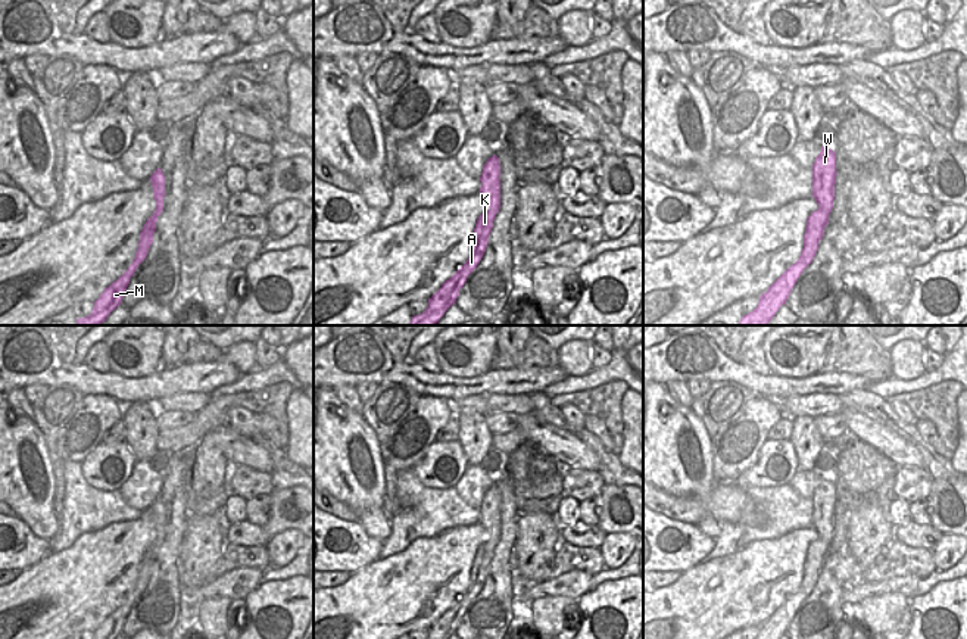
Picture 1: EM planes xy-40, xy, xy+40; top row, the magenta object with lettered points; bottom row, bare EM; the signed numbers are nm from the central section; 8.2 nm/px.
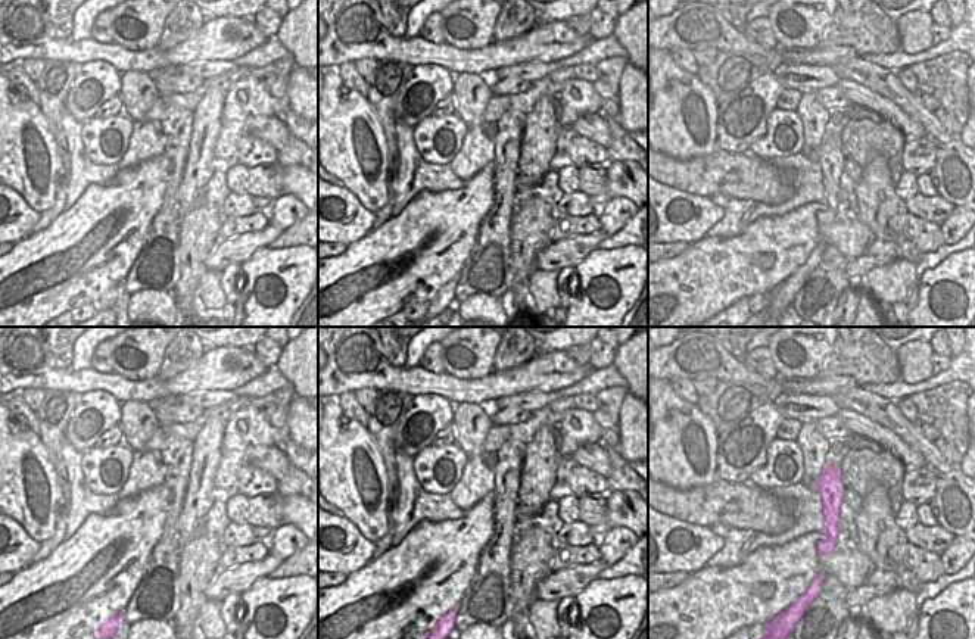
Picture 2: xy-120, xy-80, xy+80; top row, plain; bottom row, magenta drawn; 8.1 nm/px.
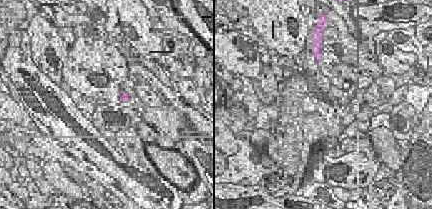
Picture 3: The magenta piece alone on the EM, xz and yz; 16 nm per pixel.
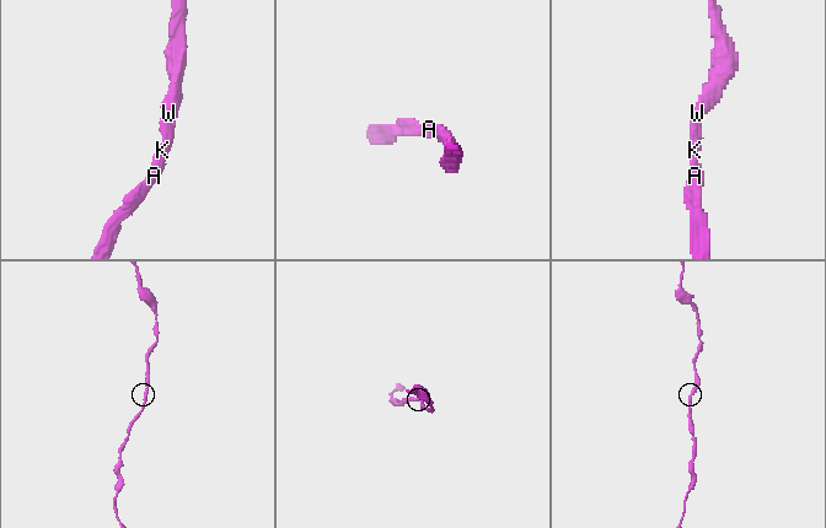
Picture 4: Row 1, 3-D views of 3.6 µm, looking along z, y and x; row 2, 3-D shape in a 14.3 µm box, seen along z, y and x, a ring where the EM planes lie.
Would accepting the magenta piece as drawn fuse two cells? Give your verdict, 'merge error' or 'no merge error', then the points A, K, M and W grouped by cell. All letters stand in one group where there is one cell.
no merge error; A K M W

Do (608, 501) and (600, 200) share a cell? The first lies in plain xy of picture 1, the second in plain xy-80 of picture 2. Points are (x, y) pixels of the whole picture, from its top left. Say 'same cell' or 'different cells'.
same cell

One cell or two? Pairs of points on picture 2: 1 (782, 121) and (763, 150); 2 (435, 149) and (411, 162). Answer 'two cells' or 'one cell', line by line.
1: one cell
2: two cells

